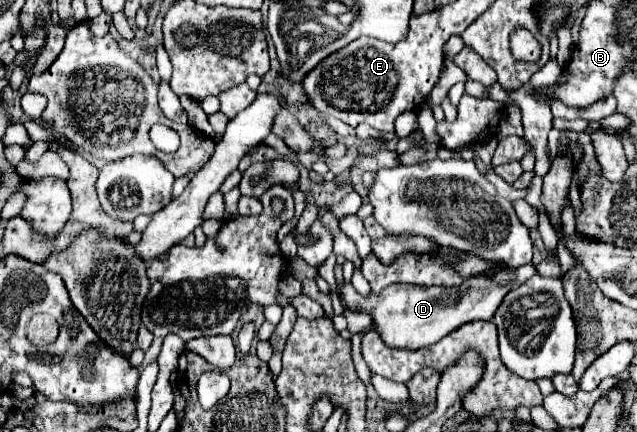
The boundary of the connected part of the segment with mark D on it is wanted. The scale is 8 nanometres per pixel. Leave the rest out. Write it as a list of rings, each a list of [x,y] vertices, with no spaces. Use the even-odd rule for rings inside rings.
[[[473,277],[473,281],[463,281],[463,285],[455,289],[389,285],[379,293],[371,291],[369,295],[359,295],[351,283],[343,283],[335,291],[349,311],[371,317],[371,325],[387,347],[413,351],[437,343],[465,323],[489,321],[509,289],[501,289],[497,285],[489,285],[489,281],[481,281],[481,277]]]

